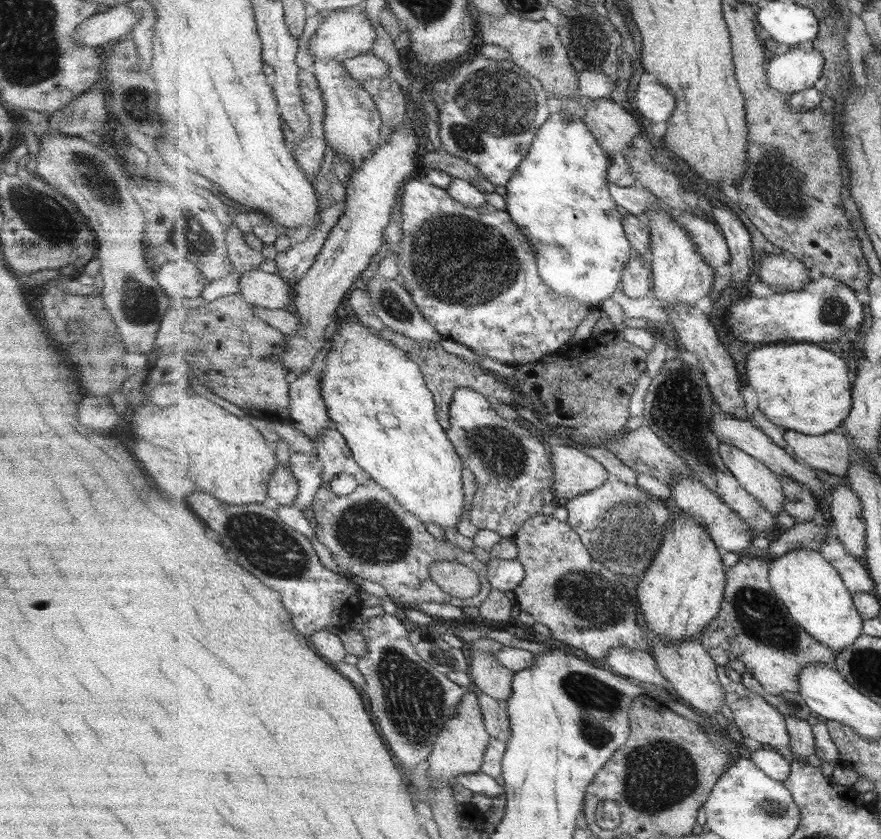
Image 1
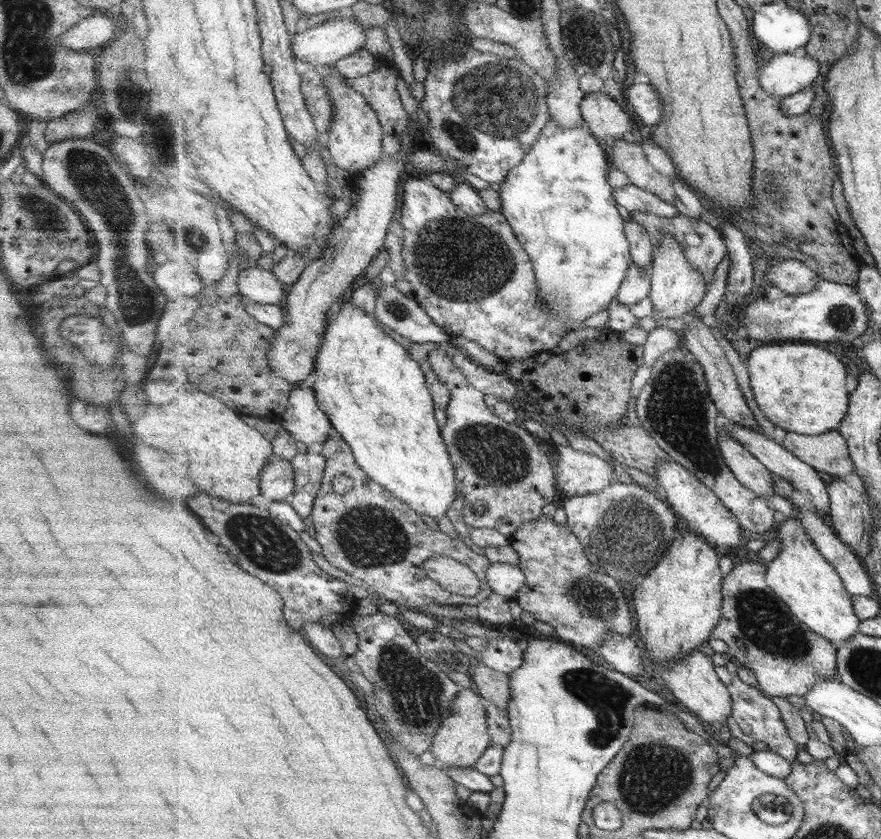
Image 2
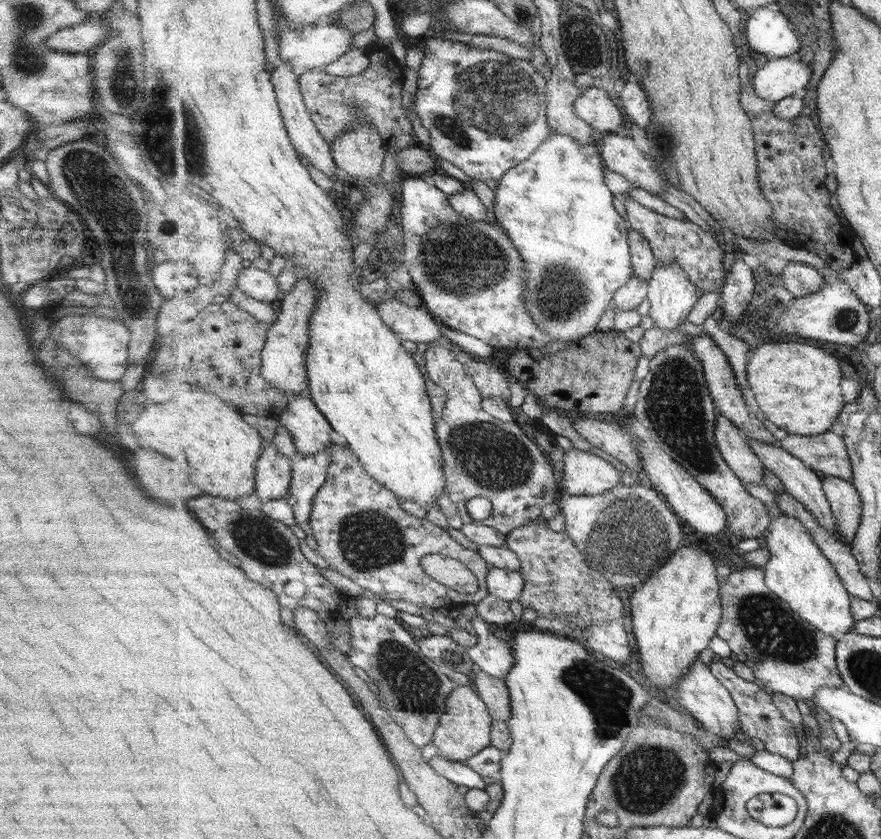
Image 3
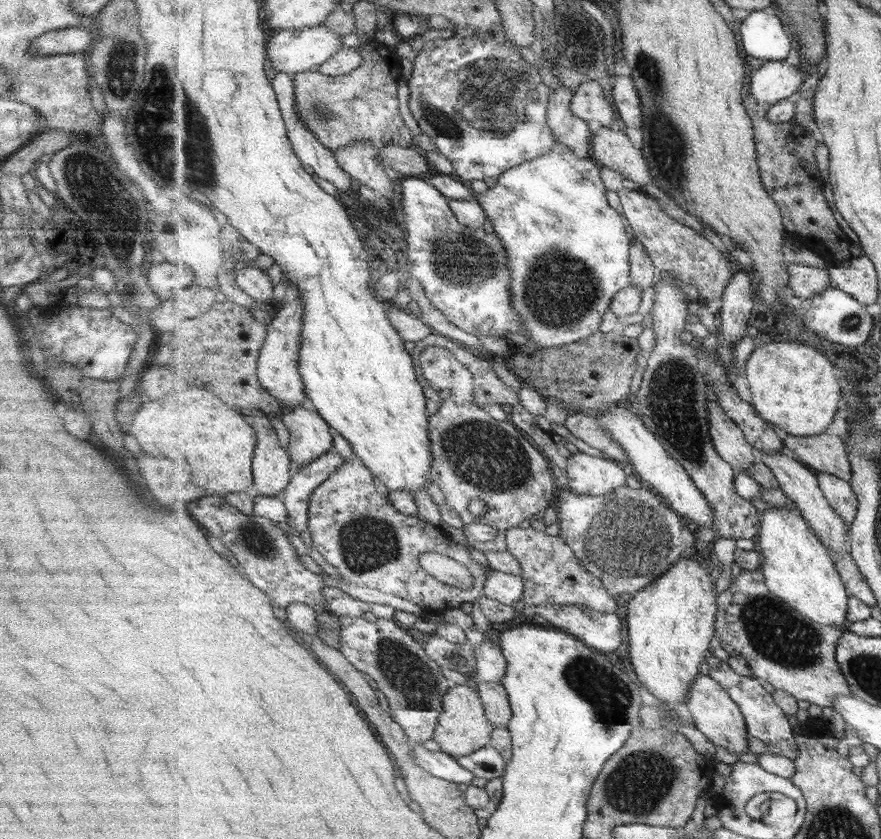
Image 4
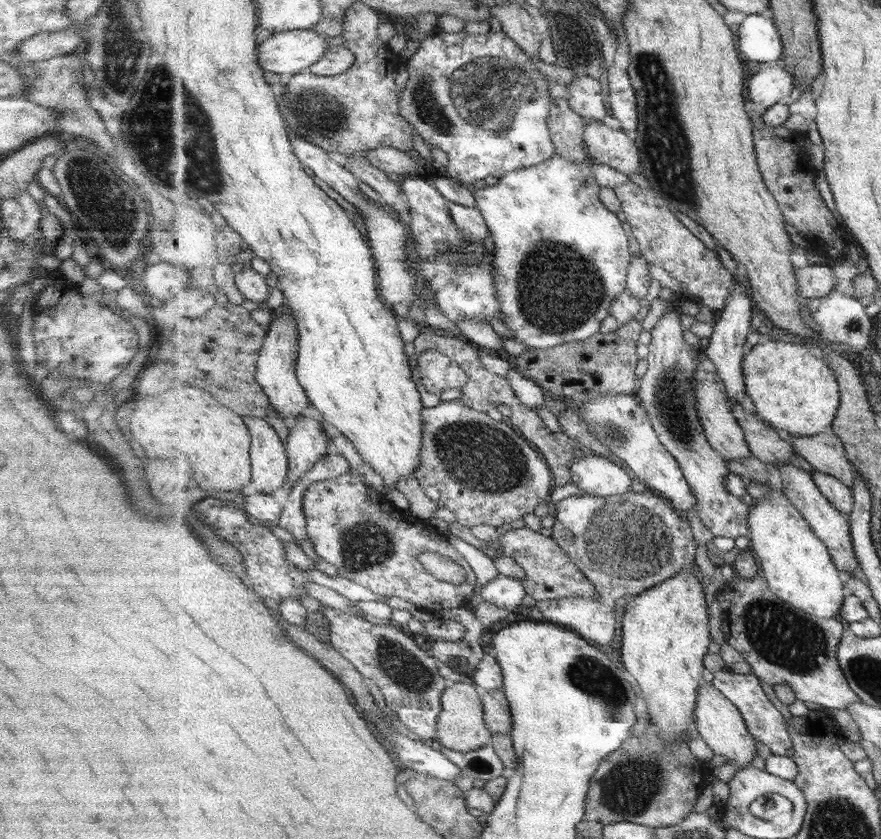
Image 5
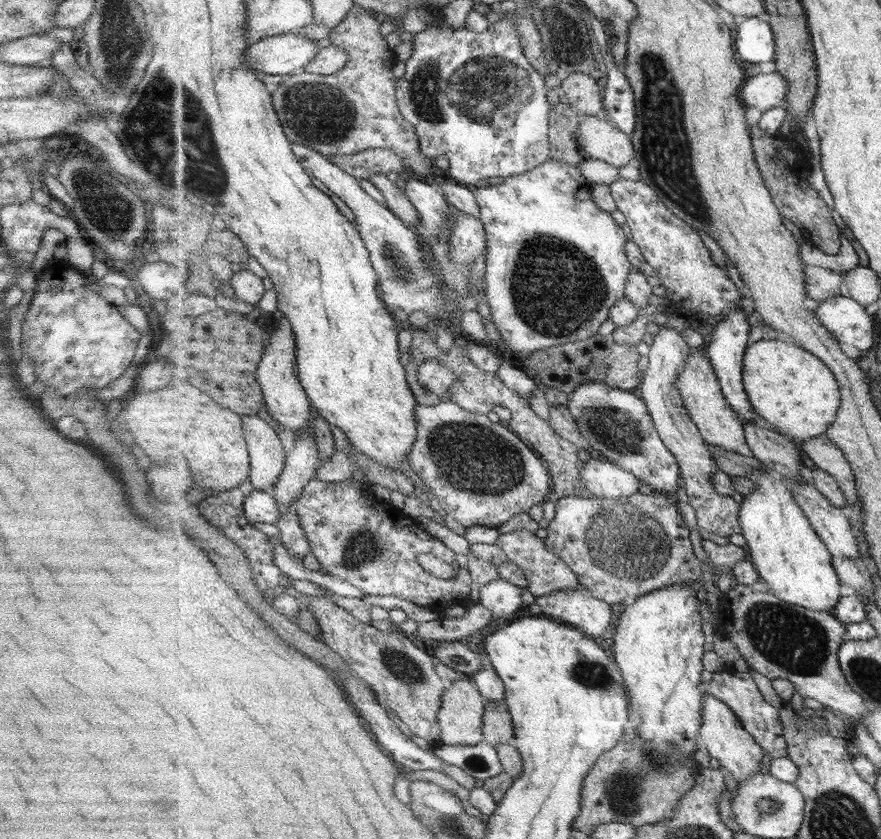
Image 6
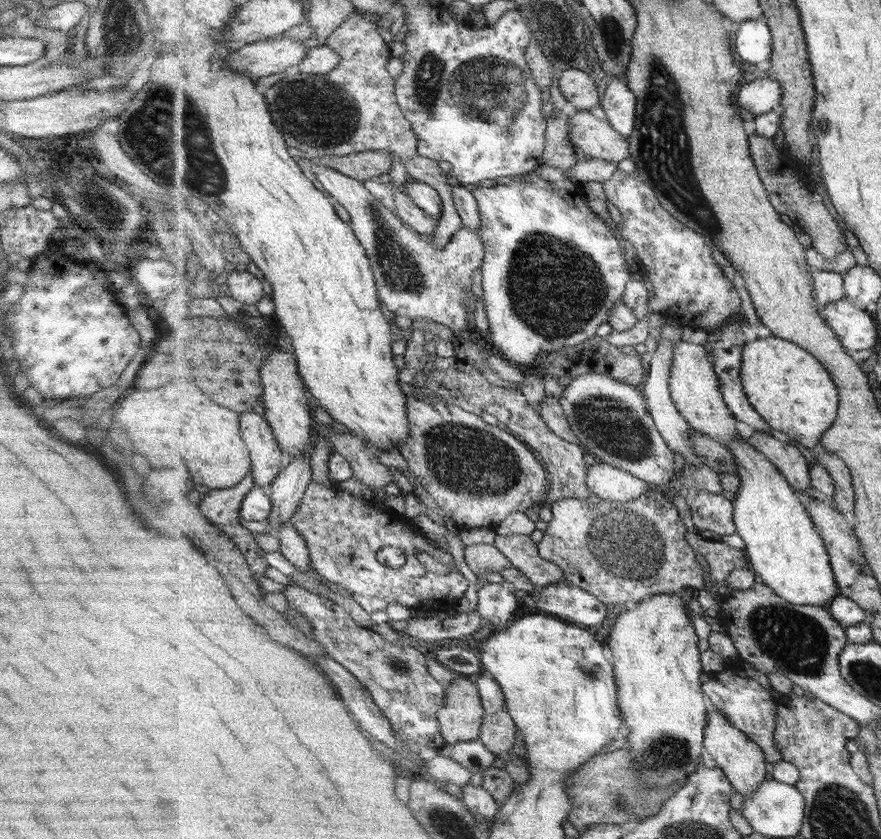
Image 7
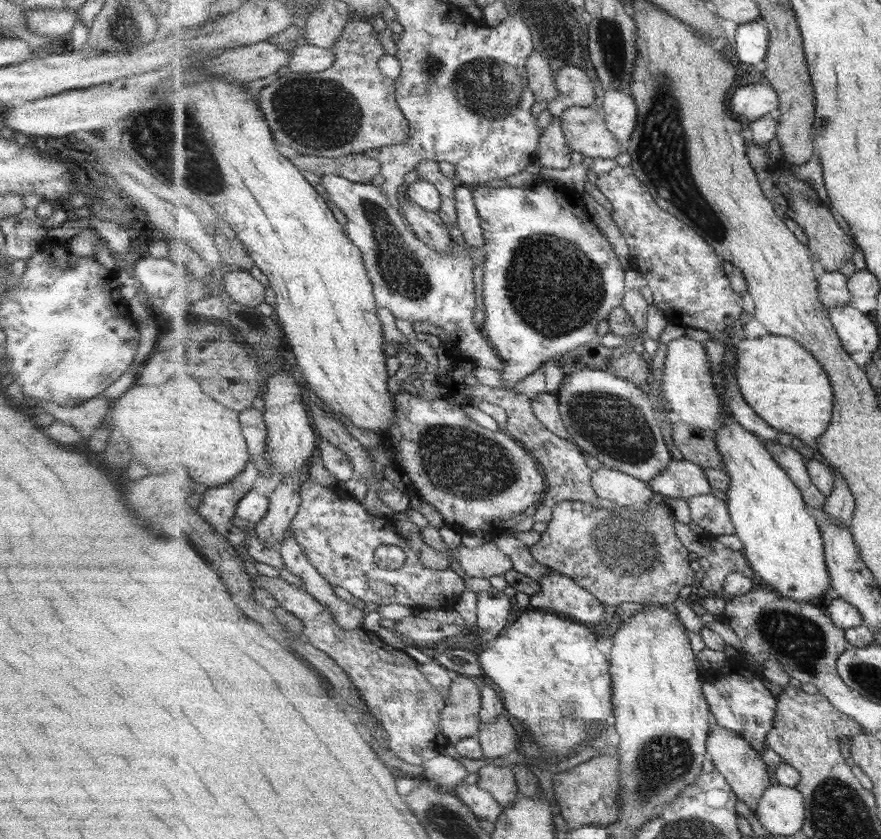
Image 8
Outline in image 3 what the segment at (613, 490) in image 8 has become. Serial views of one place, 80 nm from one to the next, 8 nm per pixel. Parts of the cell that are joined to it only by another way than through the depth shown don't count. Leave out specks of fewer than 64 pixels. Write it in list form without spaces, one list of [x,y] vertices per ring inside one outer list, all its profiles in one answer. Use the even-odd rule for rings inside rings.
[[[573,447],[564,456],[564,475],[559,480],[561,492],[577,496],[597,496],[622,484],[623,473],[615,464]]]

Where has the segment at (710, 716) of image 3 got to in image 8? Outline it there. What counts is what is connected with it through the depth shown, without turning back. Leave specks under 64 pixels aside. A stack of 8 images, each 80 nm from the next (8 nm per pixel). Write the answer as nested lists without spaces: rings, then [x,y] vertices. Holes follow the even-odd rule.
[[[716,722],[710,728],[710,738],[707,741],[708,754],[715,766],[715,770],[726,777],[727,782],[734,789],[738,800],[744,802],[753,812],[759,808],[765,791],[771,786],[767,763],[762,759],[757,749],[750,741],[745,740],[738,732],[719,726]]]

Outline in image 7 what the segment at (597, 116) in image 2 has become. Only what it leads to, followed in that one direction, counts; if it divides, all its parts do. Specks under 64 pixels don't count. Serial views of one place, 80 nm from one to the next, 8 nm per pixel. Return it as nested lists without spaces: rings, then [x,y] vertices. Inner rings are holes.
[[[567,70],[559,79],[561,94],[574,110],[600,112],[601,96],[595,80],[581,70]]]

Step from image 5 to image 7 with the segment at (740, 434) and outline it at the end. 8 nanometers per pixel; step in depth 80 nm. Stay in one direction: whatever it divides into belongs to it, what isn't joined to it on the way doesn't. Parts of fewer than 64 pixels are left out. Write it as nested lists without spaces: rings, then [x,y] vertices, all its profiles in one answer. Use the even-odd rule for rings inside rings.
[[[679,341],[675,346],[670,389],[679,412],[693,429],[700,430],[703,434],[713,437],[713,440],[726,445],[740,437],[735,426],[736,416],[727,406],[712,355],[705,350],[704,345]]]

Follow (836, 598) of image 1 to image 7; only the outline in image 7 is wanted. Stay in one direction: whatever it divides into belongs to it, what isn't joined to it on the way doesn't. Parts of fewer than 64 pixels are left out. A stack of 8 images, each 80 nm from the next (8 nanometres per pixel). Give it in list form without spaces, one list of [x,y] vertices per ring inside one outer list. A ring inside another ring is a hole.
[[[739,437],[728,444],[728,449],[735,457],[736,473],[740,478],[740,487],[734,493],[733,501],[736,533],[745,543],[743,550],[747,554],[750,567],[757,574],[760,582],[770,586],[787,602],[827,608],[839,596],[837,580],[825,541],[819,535],[810,512],[807,512],[806,506],[800,499],[799,491],[772,463],[772,460],[749,439]]]

